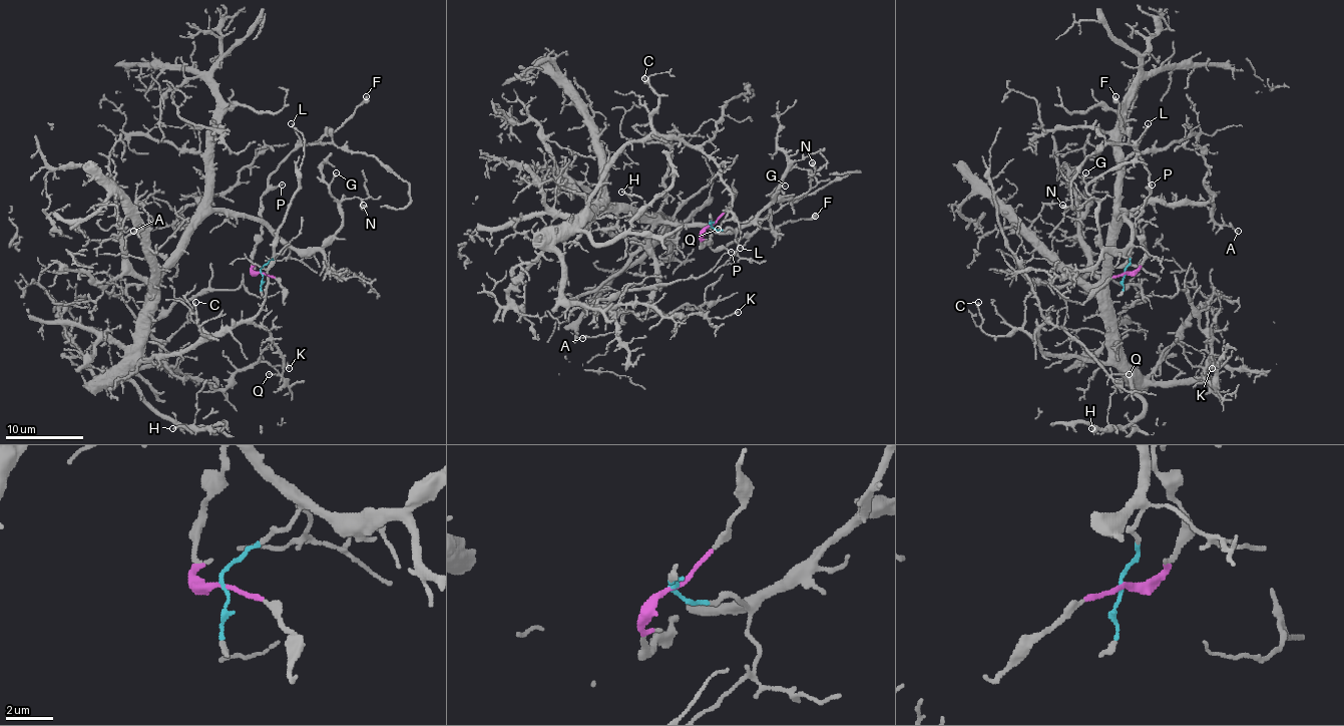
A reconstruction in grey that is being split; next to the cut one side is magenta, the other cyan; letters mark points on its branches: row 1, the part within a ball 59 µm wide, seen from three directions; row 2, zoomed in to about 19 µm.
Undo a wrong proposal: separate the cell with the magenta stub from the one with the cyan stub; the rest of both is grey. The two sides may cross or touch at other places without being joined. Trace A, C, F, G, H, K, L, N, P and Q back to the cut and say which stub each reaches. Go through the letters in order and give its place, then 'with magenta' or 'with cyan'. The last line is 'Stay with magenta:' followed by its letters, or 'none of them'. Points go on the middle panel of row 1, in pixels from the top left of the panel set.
A: place (582, 338); with cyan
C: place (644, 78); with cyan
F: place (815, 216); with magenta
G: place (785, 186); with cyan
H: place (621, 192); with cyan
K: place (738, 312); with cyan
L: place (740, 248); with magenta
N: place (812, 162); with cyan
P: place (731, 252); with magenta
Q: place (718, 229); with cyan
Stay with magenta: F, L, P

